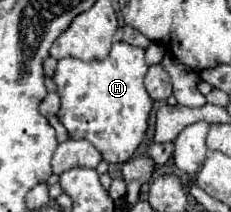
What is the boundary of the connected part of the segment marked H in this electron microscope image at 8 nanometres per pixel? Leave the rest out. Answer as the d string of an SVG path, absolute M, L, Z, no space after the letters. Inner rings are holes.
M126 41L114 43L108 57L102 61L82 61L76 57L60 59L52 75L60 97L60 111L56 115L70 139L90 141L108 163L130 161L146 135L152 111L152 99L144 89L146 71L144 49Z

